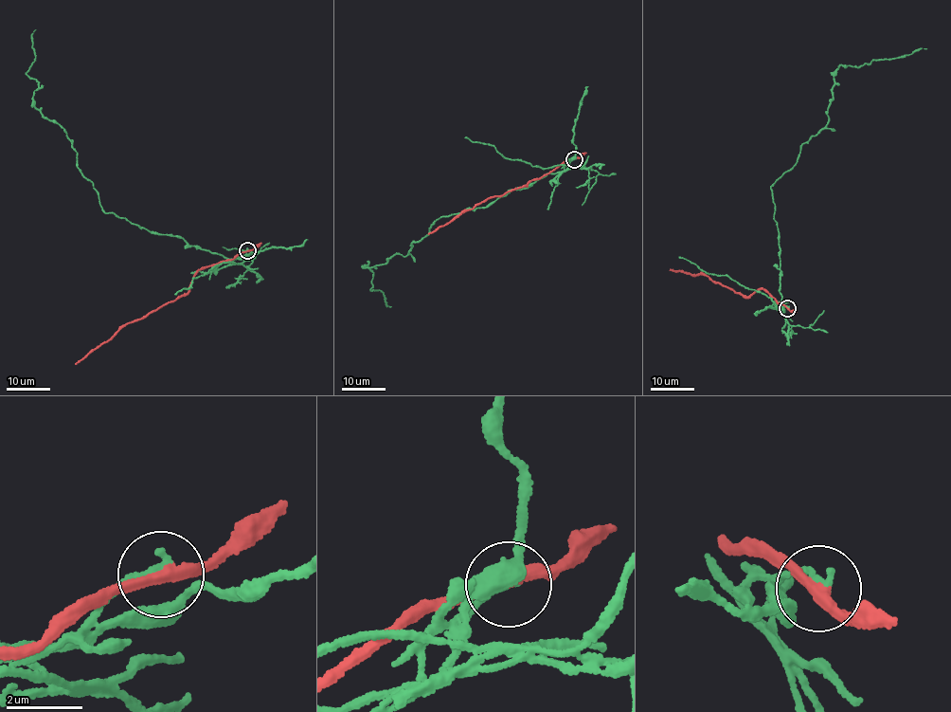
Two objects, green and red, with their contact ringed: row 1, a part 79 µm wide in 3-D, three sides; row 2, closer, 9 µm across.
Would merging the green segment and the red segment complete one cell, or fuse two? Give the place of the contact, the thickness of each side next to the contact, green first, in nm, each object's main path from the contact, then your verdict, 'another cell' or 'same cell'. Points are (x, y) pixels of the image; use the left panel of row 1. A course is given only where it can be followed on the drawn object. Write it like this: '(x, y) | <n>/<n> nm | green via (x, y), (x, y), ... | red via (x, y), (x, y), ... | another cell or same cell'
(247, 250) | 220/320 nm | green via (246, 250), (229, 261), (105, 211), (65, 131), (35, 107), (38, 82), (26, 74), (35, 29) | red via (246, 250), (197, 270), (188, 293), (141, 319), (121, 325), (108, 340), (75, 364) | another cell

